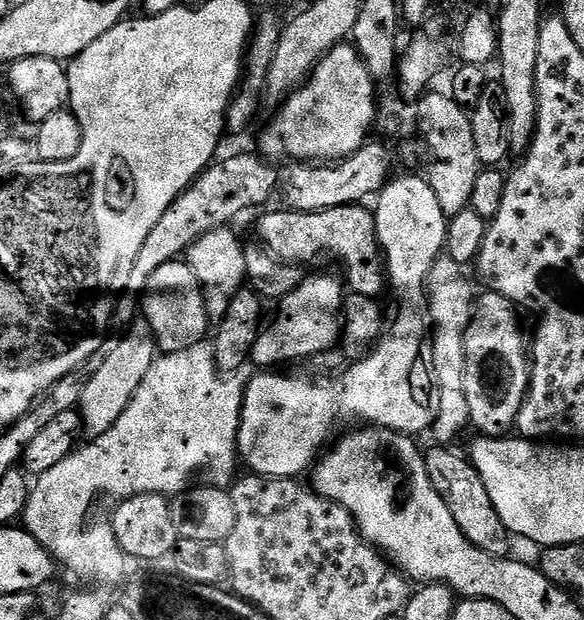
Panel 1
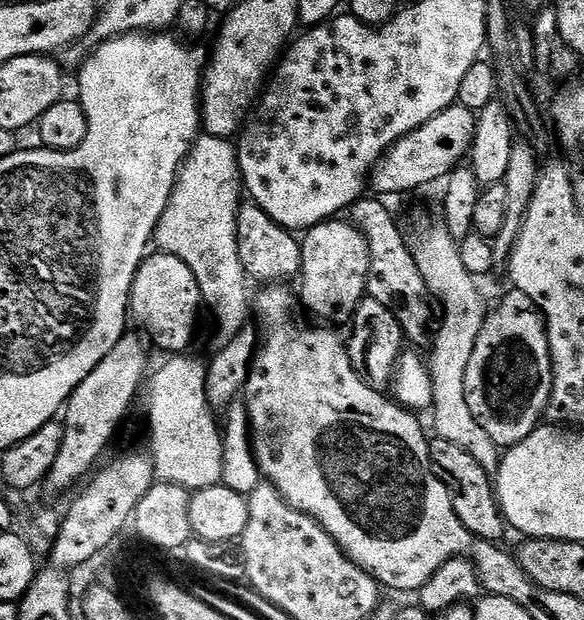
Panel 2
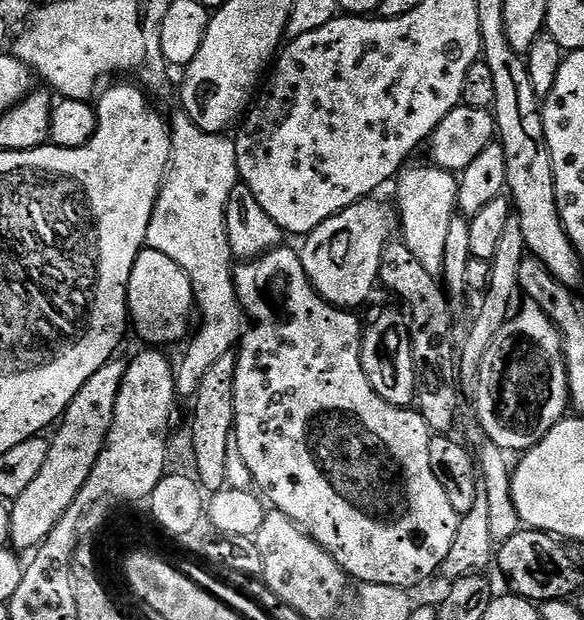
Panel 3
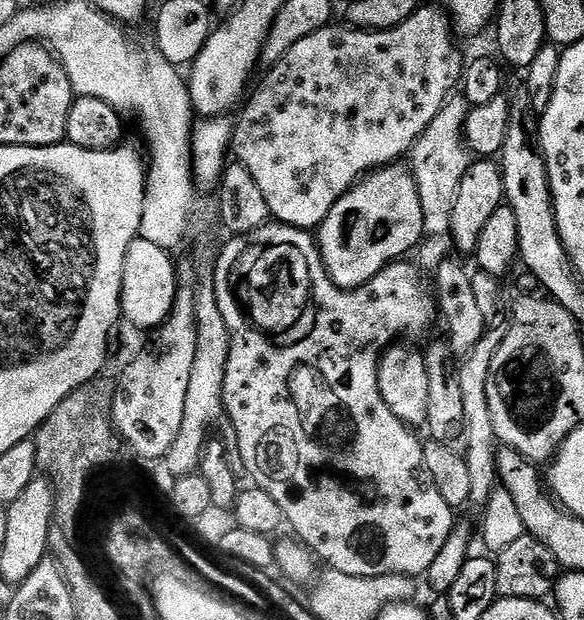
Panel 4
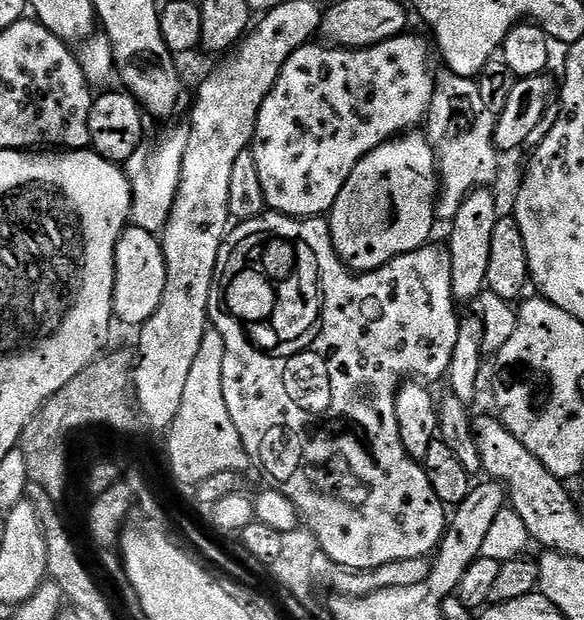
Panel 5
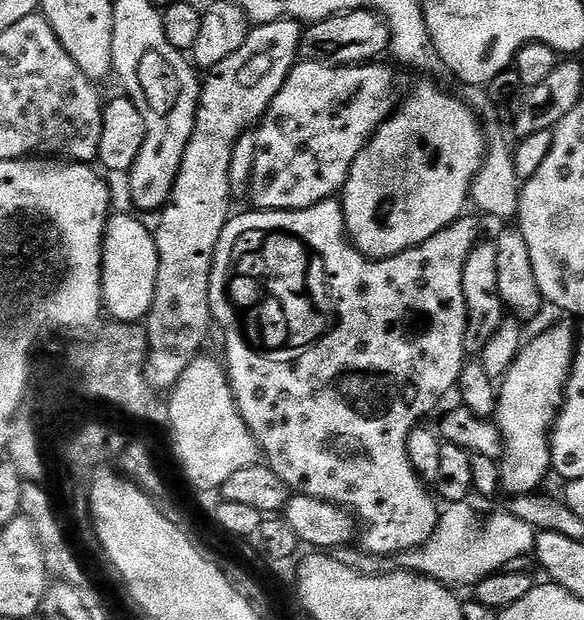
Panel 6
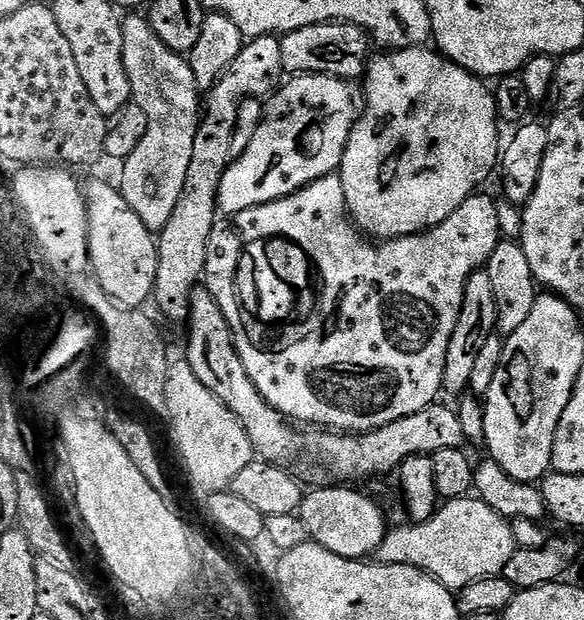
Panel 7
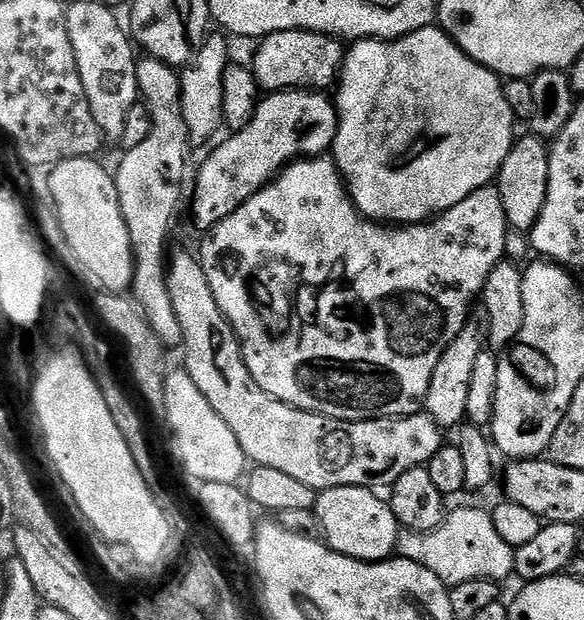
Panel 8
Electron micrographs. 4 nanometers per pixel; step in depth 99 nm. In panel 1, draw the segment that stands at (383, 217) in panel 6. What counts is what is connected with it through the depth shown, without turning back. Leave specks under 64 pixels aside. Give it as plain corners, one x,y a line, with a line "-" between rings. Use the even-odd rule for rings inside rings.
305,275
299,286
279,297
280,309
277,310
272,325
269,328
267,325
254,342
250,357
251,363
253,365
256,363
257,369
272,370
280,366
276,364
284,364
287,360
304,360
307,356
320,356
323,352
330,351
339,340
342,340
342,313
345,295
346,288
339,275
337,277

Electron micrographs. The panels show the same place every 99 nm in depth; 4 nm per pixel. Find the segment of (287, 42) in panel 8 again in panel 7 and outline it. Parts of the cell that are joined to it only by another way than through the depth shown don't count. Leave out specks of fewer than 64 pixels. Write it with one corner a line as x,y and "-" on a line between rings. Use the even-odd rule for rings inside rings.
329,22
302,26
293,32
285,32
279,37
282,52
282,66
288,74
326,74
337,76
339,80
359,81
366,71
370,59
368,44
370,37
356,24

